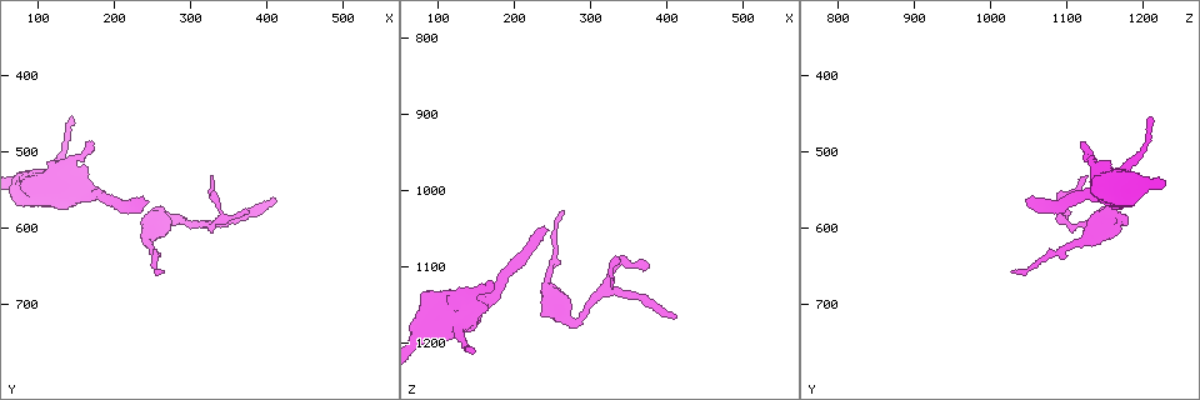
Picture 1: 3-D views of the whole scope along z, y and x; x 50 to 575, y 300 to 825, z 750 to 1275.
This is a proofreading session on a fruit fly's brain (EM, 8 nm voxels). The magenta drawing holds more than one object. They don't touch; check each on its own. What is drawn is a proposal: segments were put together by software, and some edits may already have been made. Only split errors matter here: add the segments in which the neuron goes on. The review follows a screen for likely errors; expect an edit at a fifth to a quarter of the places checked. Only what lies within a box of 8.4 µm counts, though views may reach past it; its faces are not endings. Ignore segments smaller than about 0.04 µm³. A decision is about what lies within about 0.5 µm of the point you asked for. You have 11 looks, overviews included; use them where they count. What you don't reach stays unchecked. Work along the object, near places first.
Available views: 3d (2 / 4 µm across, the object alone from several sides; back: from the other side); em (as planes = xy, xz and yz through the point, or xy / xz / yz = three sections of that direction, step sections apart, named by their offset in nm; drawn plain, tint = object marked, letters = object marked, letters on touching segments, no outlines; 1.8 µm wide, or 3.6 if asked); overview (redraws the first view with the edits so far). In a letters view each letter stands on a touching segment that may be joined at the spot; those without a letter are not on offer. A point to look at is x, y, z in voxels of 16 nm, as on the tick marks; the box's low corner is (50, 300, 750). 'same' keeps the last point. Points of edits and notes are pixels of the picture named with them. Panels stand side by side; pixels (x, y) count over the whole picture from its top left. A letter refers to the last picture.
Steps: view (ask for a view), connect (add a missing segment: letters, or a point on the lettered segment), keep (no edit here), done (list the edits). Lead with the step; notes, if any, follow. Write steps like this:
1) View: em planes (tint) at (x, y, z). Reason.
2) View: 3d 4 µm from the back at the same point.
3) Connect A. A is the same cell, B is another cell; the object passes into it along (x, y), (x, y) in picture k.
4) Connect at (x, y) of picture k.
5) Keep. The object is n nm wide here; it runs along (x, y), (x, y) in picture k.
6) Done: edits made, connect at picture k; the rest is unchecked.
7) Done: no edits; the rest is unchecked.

View: em xy step 16 (letters) at (170, 490, 1120). Tapers out.

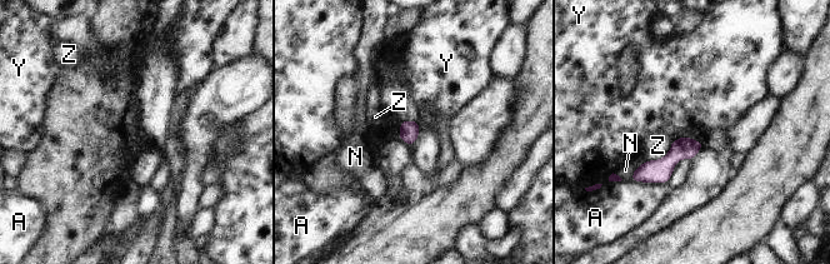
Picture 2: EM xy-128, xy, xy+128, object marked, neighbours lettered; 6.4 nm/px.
View: em planes (letters) at the same point.

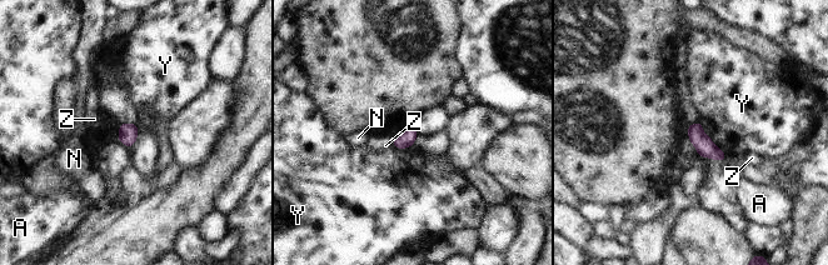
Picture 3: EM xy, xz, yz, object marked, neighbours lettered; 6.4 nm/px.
Keep. The longest contact is with Y, 180 nm; A, N, Y and Z are other cells; a border runs along (707, 134), (724, 154) in picture 3; none of them fits.

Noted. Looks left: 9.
View: 3d 2 µm from the back at (410, 565, 1165). Thin end.

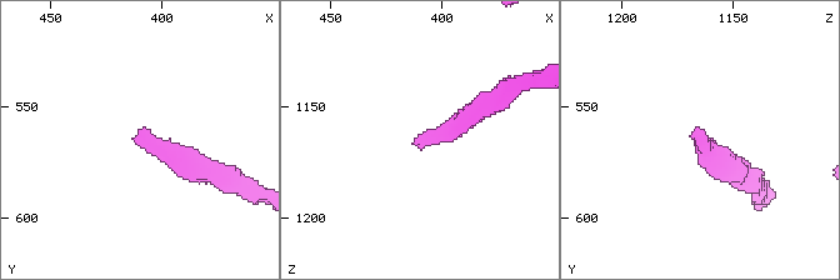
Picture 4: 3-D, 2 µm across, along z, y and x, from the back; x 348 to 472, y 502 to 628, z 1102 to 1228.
View: em planes (letters) at (409, 562, 1169).

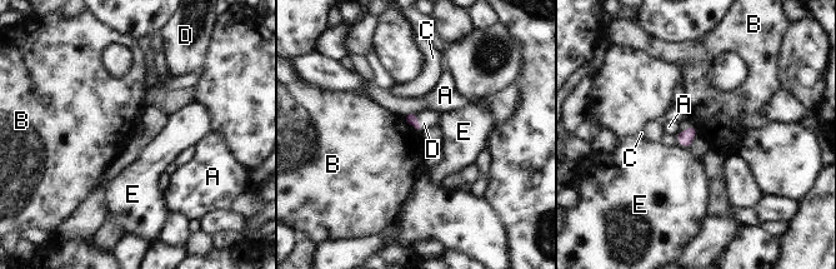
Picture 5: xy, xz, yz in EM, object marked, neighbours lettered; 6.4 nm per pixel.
Connect D. The longest contact is with B, 140 nm; D is the same cell, A, B, C and E are other cells; the object passes into it along (410, 118), (418, 121), (426, 118) in picture 5; the neuron continues.

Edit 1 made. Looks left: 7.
View: overview.

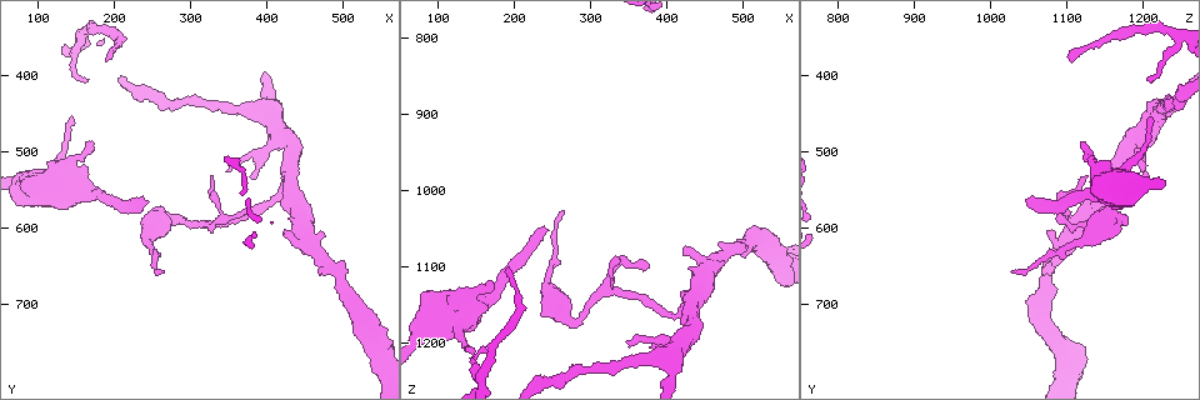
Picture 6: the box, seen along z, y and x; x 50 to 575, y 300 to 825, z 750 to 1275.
View: em 3.6 µm xz step 8 (tint) at (270, 590, 1170). Thick turns thin.

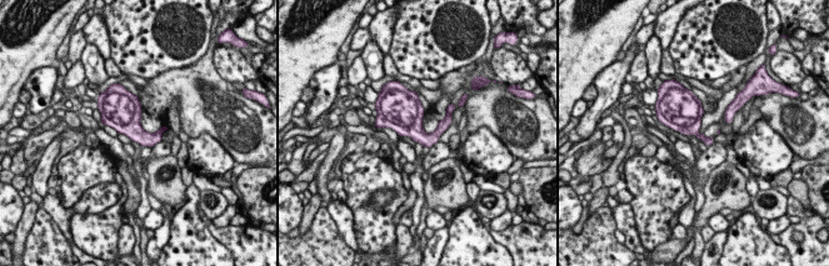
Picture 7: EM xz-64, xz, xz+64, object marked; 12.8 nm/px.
View: em 3.6 µm planes (tint) at the same point.

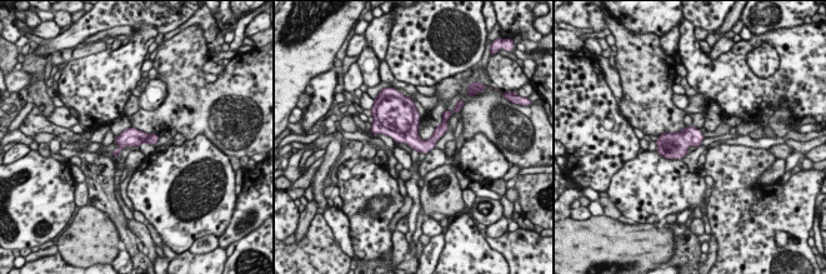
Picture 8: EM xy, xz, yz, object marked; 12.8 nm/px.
View: em 3.6 µm planes (letters) at the same point.

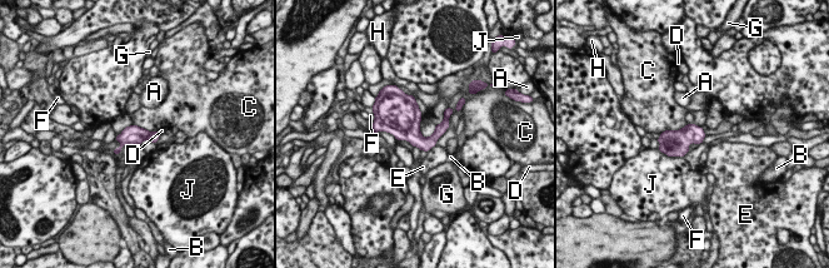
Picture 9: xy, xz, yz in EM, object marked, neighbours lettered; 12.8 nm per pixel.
Keep. The longest contact is with C, 400 nm; A, B, C, D, E, F, G, H and J are other cells; a border runs along (688, 123), (679, 129), (659, 133) in picture 9; none of them fits.

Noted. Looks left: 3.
View: 3d 2 µm at (235, 560, 1050). Branch stops here.

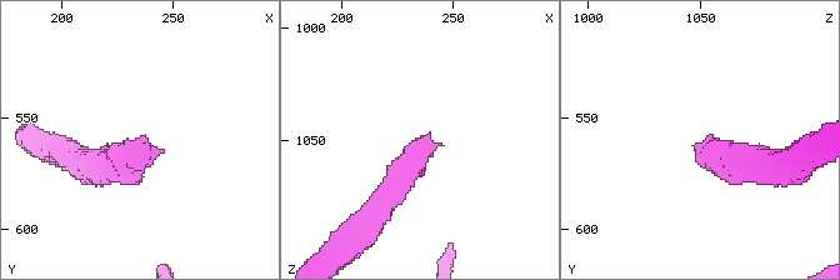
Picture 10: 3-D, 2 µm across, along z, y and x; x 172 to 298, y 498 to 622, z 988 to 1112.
View: em yz step 4 (letters) at (237, 559, 1051).

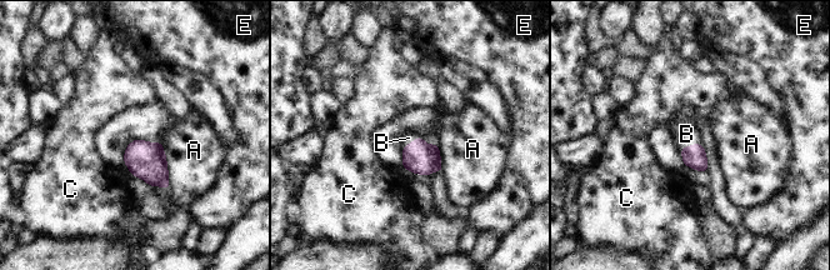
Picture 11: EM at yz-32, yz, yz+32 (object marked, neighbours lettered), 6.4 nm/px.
Connect B. The object is 150 nm wide here; B is the same cell, A, C and E are other cells; the object passes into it along (694, 156), (690, 145), (686, 134) in picture 11; the neuron continues.

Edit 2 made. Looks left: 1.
Done: edits made, connect at picture 5, connect at picture 11; the rest is unchecked.

